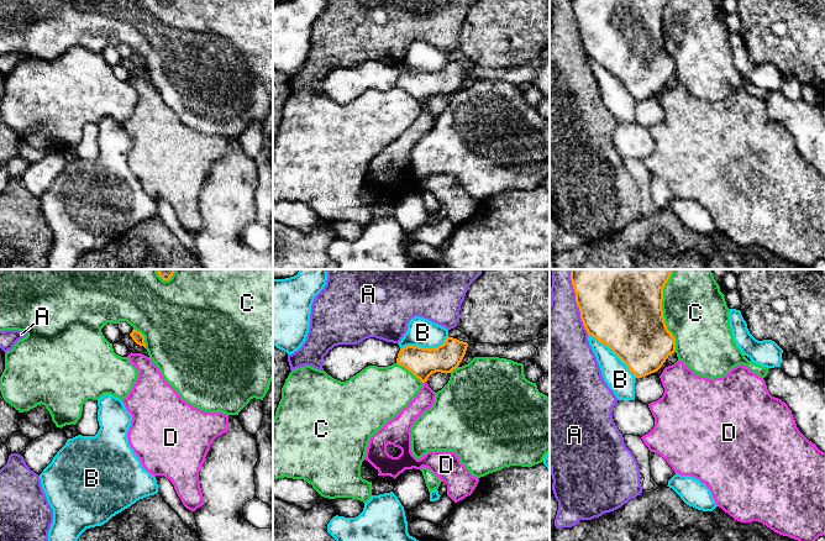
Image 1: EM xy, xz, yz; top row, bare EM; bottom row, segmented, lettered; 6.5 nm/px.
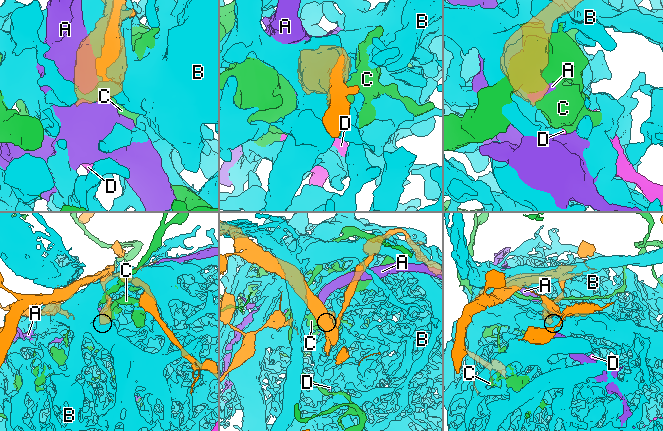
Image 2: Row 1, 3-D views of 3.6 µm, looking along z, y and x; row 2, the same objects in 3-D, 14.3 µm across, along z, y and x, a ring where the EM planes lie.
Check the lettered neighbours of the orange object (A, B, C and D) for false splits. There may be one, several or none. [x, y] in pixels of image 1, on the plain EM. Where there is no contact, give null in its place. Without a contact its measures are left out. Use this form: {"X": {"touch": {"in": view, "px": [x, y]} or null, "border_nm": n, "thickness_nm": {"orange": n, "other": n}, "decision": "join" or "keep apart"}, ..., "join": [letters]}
{"A": {"touch": {"in": "yz", "px": [577, 27]}, "border_nm": 380, "thickness_nm": {"orange": 440, "other": 400}, "decision": "keep apart"}, "B": {"touch": {"in": "yz", "px": [614, 75]}, "border_nm": 440, "thickness_nm": {"orange": 460, "other": 180}, "decision": "keep apart"}, "C": {"touch": {"in": "yz", "px": [662, 37]}, "border_nm": 500, "thickness_nm": {"orange": 480, "other": 420}, "decision": "keep apart"}, "D": {"touch": {"in": "xz", "px": [424, 105]}, "border_nm": 30, "thickness_nm": {"orange": 190, "other": 120}, "decision": "keep apart"}, "join": []}

